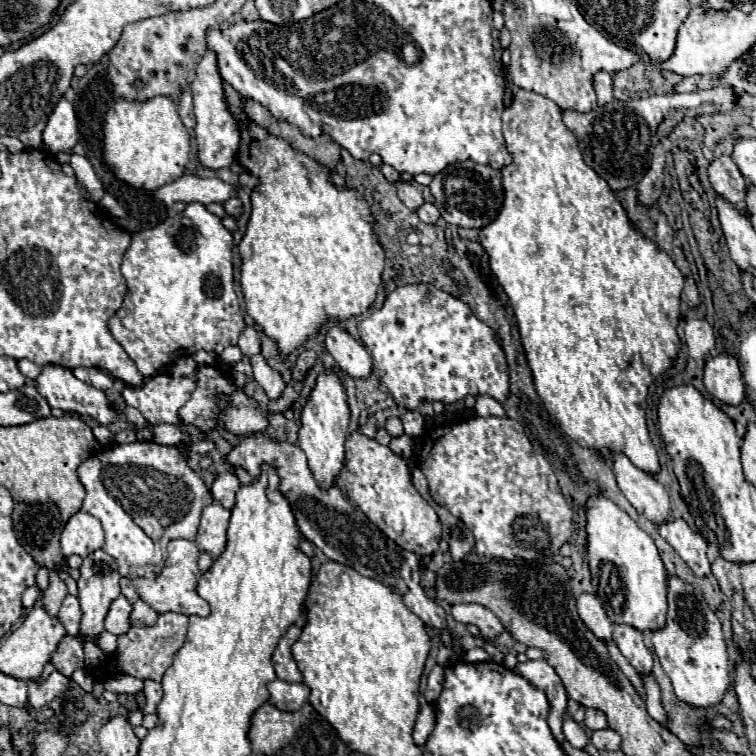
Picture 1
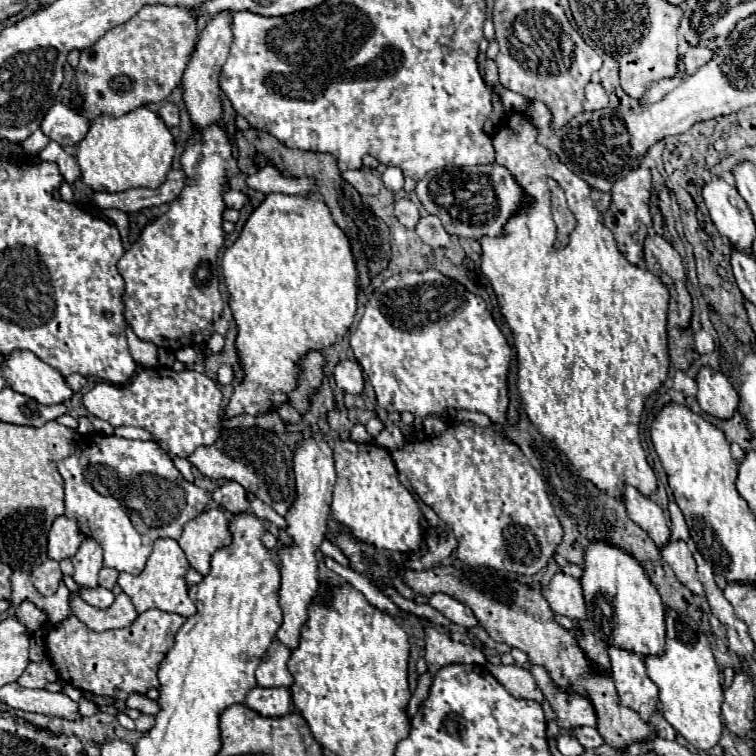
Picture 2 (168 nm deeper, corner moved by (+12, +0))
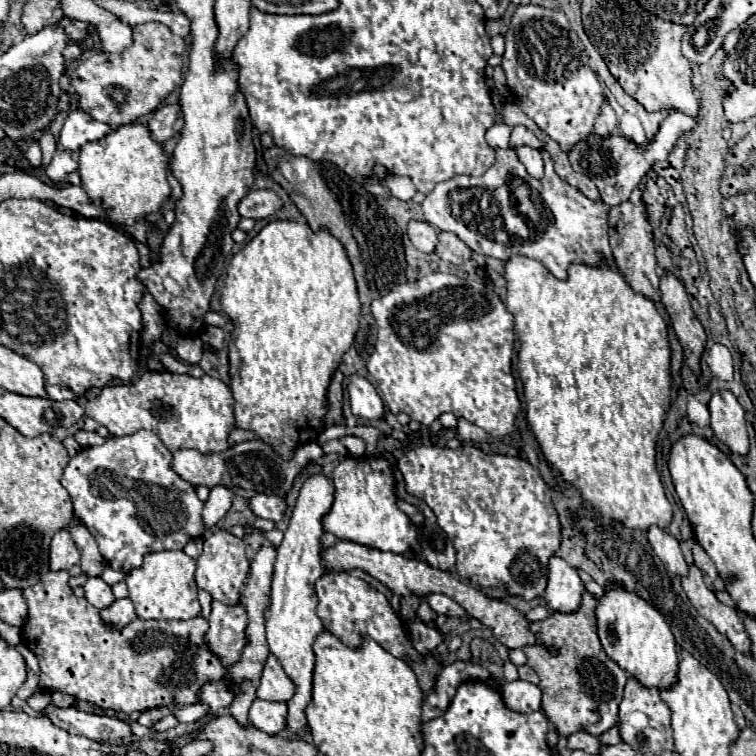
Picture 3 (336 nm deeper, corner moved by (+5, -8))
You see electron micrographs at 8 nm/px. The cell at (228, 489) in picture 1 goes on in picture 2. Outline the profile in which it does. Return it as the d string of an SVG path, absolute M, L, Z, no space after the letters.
M226 481L222 487L212 491L212 499L226 509L228 513L238 513L238 511L248 511L248 497L246 491L240 483L236 481Z

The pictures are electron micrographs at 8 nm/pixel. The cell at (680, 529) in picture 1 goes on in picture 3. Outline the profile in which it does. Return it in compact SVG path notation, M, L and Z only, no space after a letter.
M695 565L689 567L689 575L683 577L681 583L683 583L683 589L685 589L691 605L699 611L699 615L703 615L707 621L711 621L715 625L715 629L731 641L735 651L739 651L743 655L751 655L751 639L745 633L745 625L743 625L743 619L739 617L737 609L721 603L715 597L715 593L705 585L701 571Z

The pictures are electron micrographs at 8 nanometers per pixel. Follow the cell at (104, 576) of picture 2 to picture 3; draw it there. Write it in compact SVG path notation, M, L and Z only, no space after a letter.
M105 567L101 579L103 579L107 585L115 585L115 583L119 583L119 581L125 581L125 573L123 573L123 571L115 571L115 569L111 569L111 567Z

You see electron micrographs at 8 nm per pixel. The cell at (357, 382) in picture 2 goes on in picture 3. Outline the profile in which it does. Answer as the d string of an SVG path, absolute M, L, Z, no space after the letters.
M353 375L349 379L347 385L349 397L351 397L351 411L355 417L363 417L363 419L385 419L385 407L383 401L379 397L379 393L375 391L375 387L359 375Z

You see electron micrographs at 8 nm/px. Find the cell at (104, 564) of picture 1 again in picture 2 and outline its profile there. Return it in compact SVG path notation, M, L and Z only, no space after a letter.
M84 539L78 553L72 557L74 575L72 579L80 589L96 589L98 573L102 569L102 551L94 539Z

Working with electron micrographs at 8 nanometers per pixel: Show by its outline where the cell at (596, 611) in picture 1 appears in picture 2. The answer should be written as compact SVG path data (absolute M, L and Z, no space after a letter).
M564 573L554 575L550 585L544 591L544 597L548 599L548 603L556 615L566 615L574 621L586 619L586 605L584 605L582 587L580 587L578 579L568 577Z

